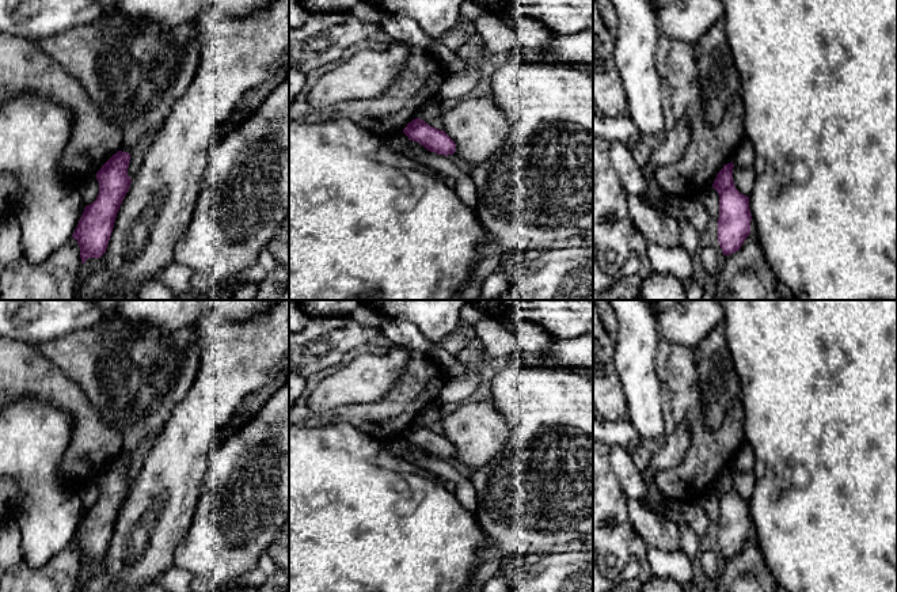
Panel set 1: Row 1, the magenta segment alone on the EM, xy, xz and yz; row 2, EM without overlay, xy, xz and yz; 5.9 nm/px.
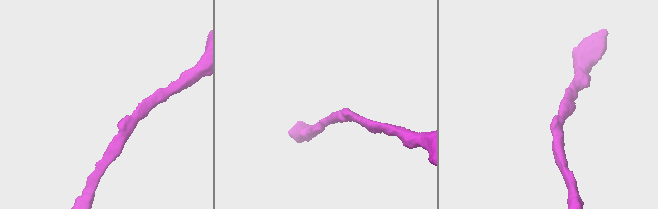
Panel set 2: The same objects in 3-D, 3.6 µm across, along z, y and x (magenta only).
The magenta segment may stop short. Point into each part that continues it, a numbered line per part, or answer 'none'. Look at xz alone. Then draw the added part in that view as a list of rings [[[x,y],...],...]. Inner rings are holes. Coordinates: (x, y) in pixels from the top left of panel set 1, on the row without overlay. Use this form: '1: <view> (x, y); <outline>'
none

